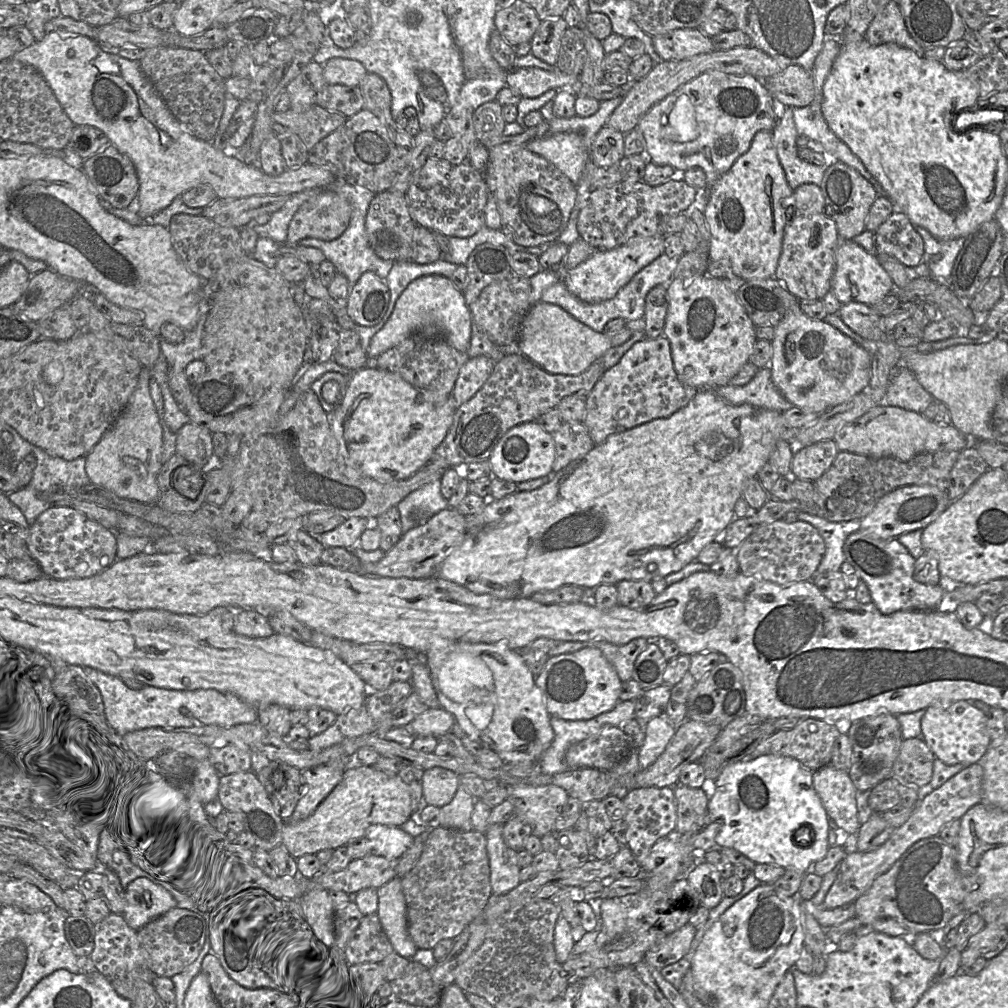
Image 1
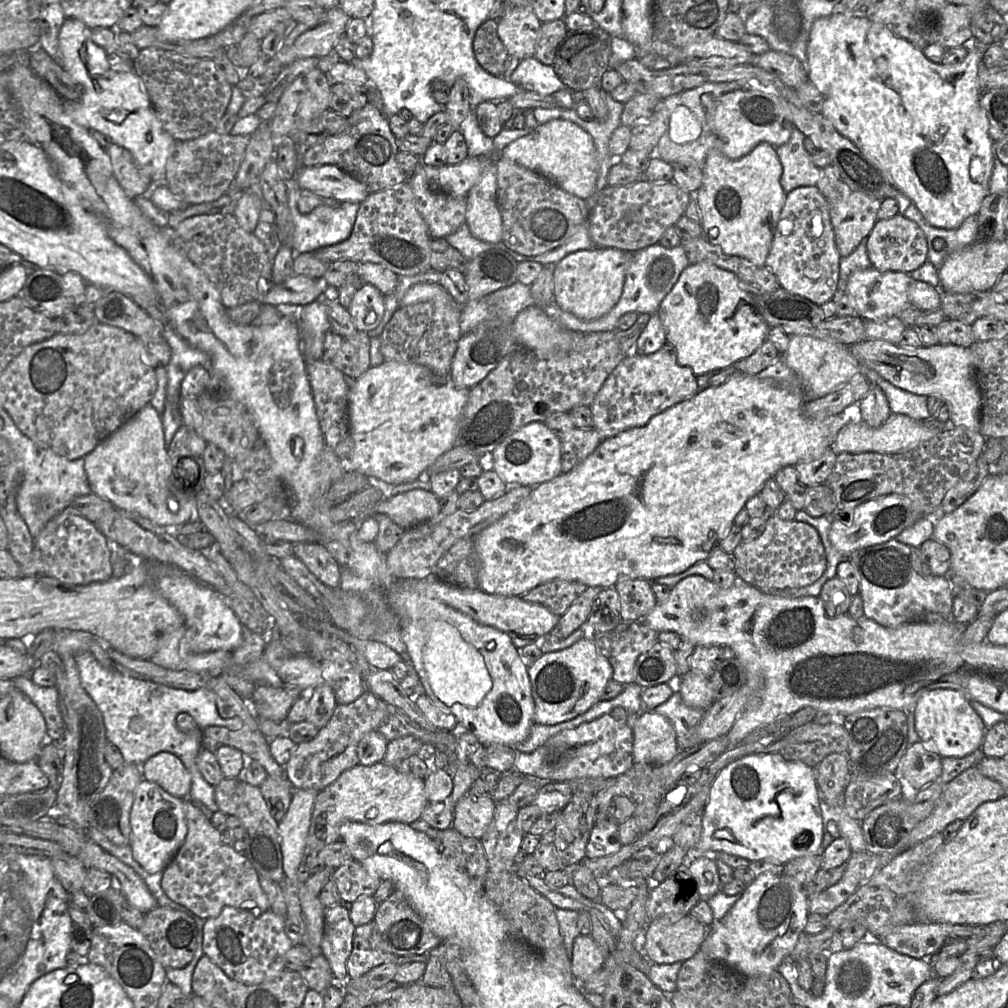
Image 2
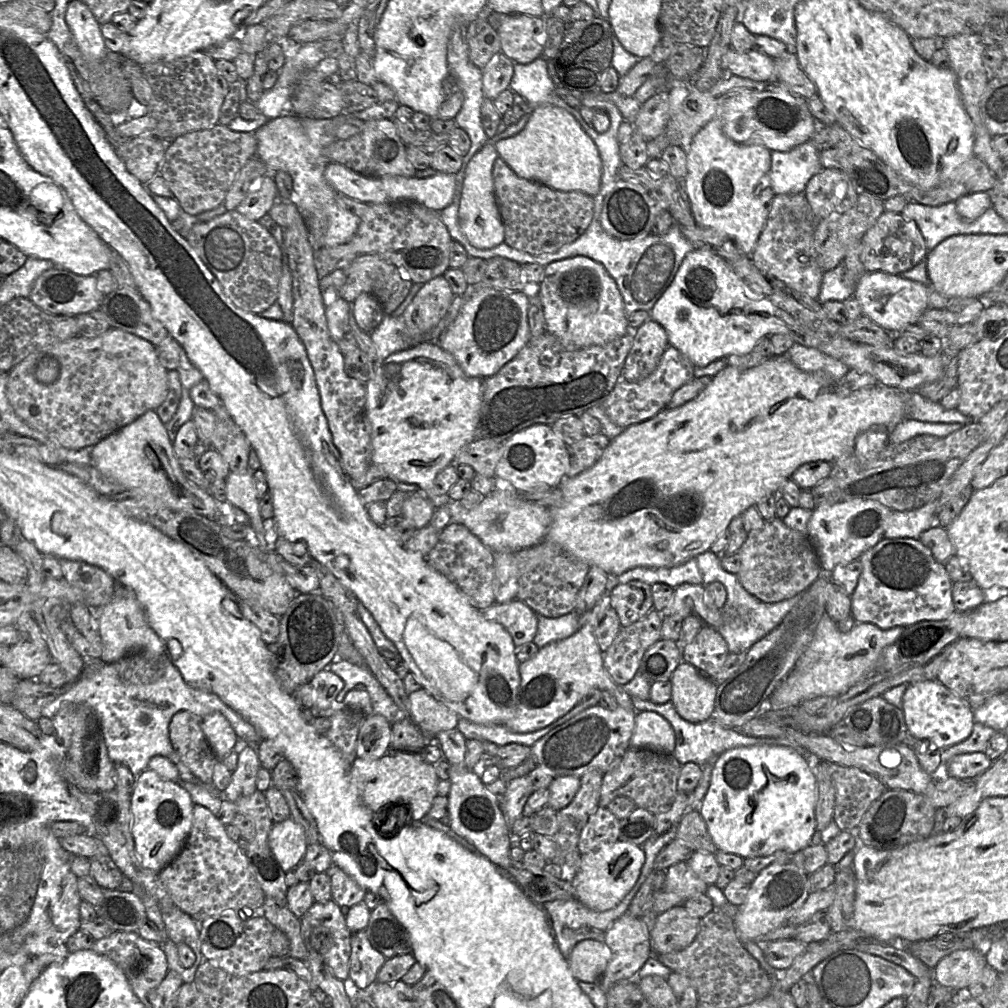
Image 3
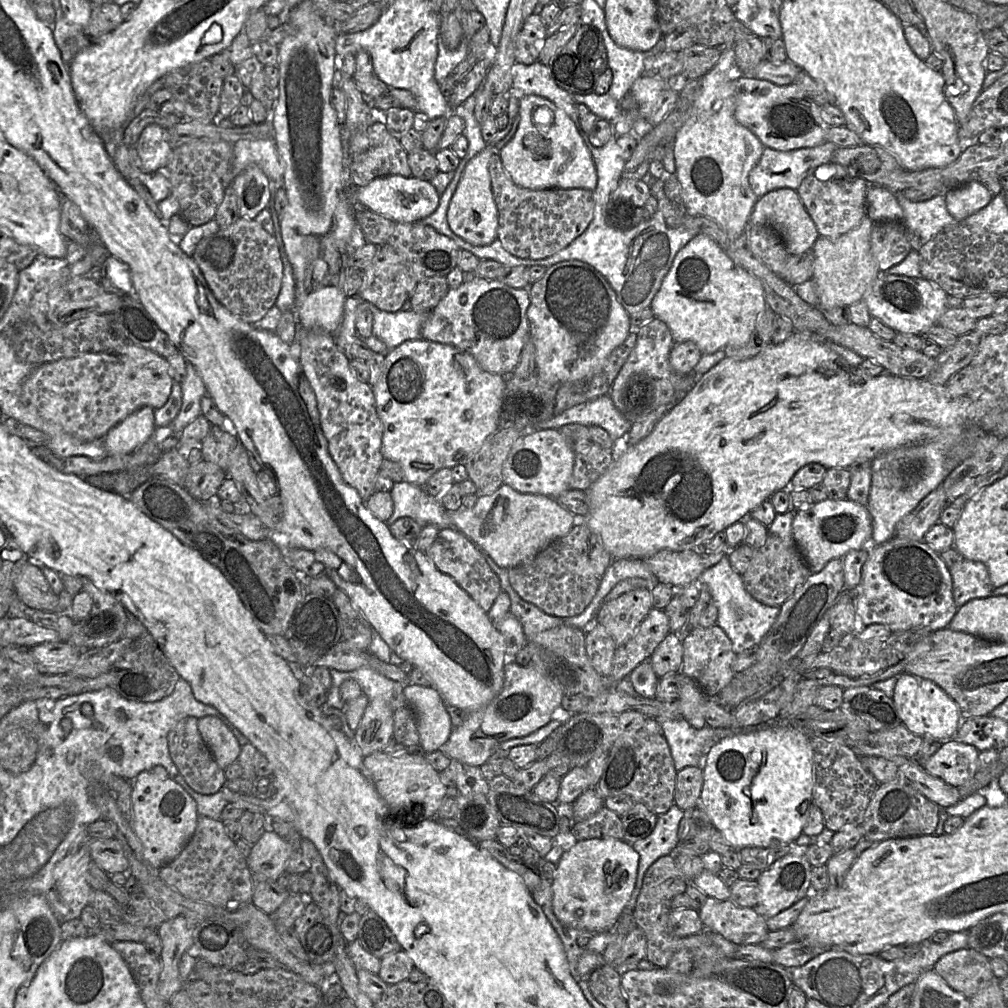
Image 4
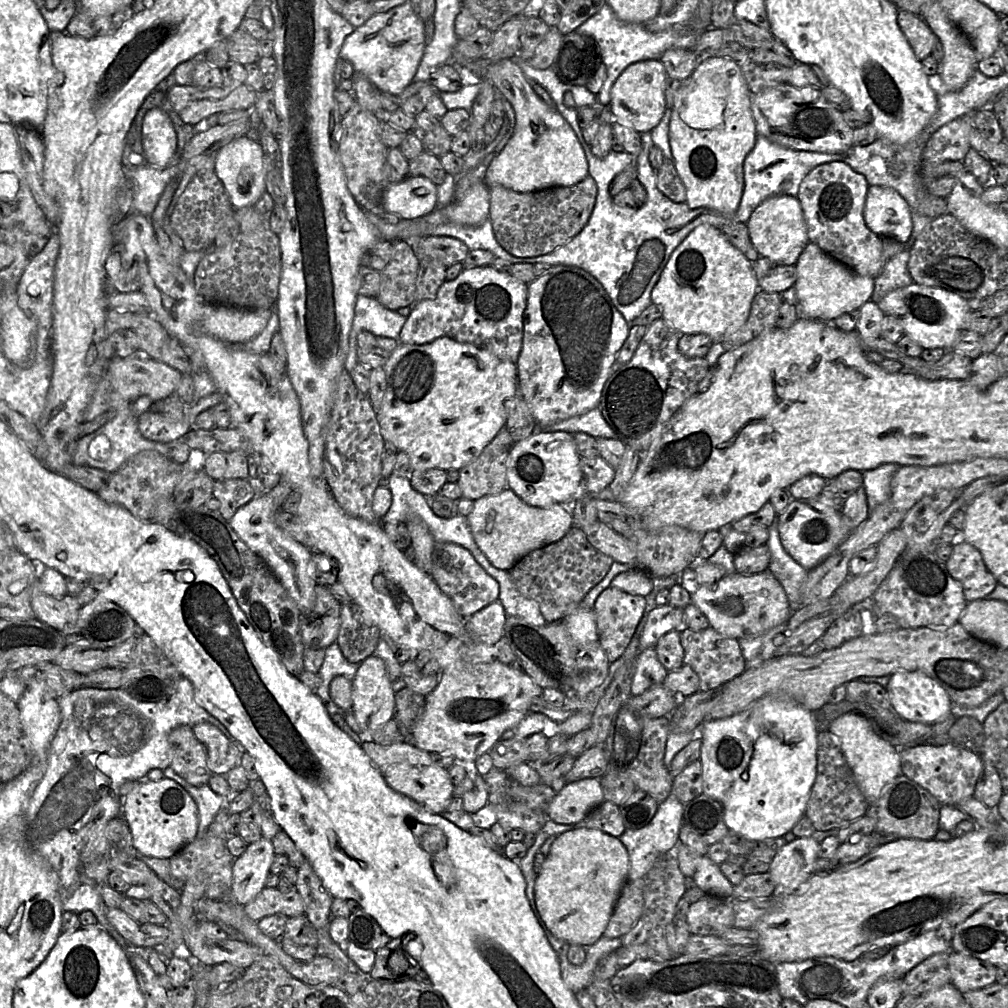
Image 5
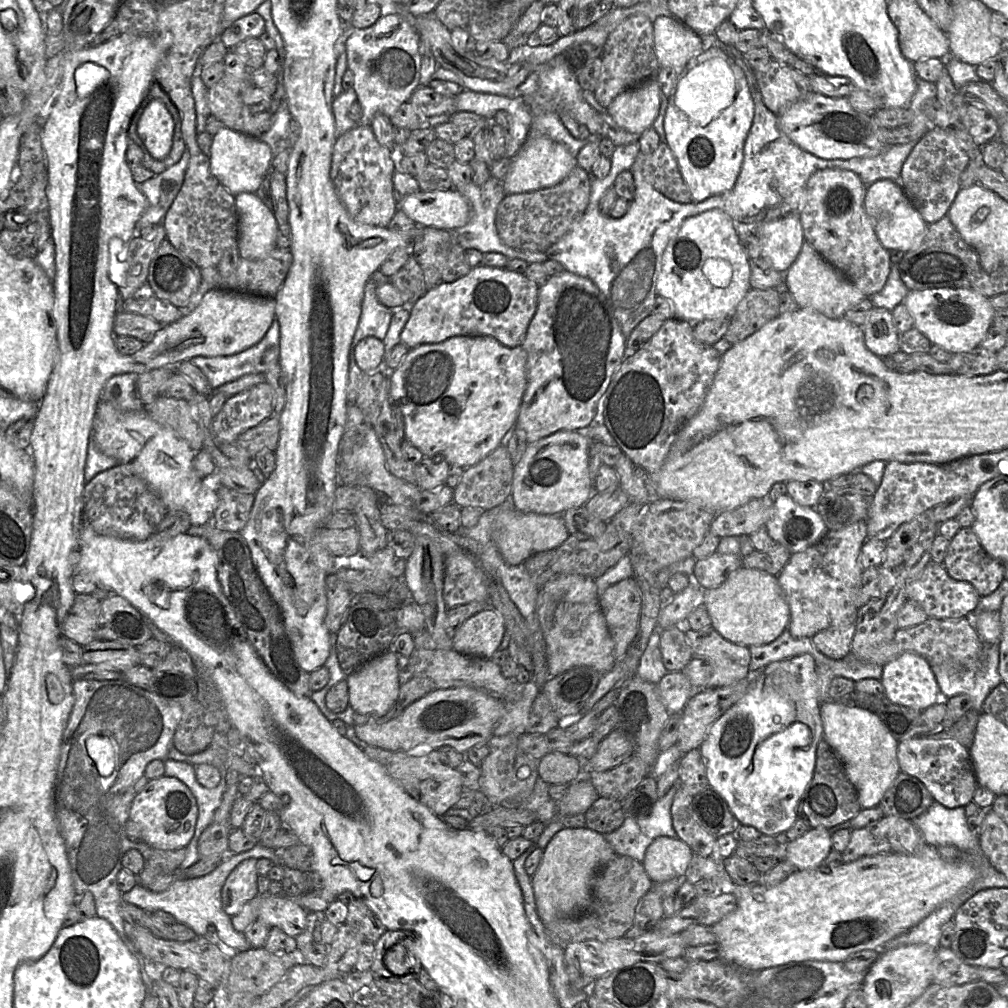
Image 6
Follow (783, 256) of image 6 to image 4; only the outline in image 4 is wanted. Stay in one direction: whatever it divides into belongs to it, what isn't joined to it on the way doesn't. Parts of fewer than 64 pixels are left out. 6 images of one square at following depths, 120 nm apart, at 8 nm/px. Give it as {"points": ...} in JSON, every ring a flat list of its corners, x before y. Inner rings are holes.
{"points":[[788,188,773,190,760,197,751,212,749,225,767,226,773,229,781,237,791,256,811,250,819,236,817,228,797,191]]}

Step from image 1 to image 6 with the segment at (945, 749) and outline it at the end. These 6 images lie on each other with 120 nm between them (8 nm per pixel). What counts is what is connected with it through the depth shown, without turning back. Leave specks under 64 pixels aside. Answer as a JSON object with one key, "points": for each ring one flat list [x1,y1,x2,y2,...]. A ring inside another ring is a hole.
{"points":[[904,652,886,663,881,682,889,700,917,710,923,711,942,698,929,663,913,652]]}

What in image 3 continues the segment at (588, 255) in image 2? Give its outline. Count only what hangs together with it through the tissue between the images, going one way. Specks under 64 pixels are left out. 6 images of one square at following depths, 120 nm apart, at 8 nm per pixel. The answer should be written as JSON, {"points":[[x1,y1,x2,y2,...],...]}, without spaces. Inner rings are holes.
{"points":[[583,256,550,263,537,286,543,306,545,332,556,336,567,350,602,345,627,334,628,322,623,298,605,267]]}

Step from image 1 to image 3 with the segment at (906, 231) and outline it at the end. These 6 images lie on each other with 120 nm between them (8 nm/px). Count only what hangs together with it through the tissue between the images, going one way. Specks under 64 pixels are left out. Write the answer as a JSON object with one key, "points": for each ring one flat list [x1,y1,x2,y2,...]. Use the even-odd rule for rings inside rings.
{"points":[[884,211,861,239,861,261,866,272,884,272,900,275,915,267,922,260,925,260,927,254,926,242,918,225,913,219,904,218,901,213]]}

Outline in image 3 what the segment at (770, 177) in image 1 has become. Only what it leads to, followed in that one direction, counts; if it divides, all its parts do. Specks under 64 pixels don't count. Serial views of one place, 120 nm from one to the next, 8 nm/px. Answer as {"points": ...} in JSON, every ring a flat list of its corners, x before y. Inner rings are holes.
{"points":[[711,120,694,136,687,153,687,174,681,185,688,195,692,216,697,225,712,229,730,239,740,251,749,256,766,224,775,193,771,187,771,151,759,145,740,144,723,131,719,120]]}

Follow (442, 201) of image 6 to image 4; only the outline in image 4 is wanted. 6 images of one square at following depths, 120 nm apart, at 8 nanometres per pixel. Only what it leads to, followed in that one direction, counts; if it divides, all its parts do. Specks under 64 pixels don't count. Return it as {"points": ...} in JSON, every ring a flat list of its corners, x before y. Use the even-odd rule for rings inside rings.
{"points":[[393,174,377,177,365,186,355,187,354,196,362,207,396,223,412,223,429,216,438,207,441,195,430,181]]}

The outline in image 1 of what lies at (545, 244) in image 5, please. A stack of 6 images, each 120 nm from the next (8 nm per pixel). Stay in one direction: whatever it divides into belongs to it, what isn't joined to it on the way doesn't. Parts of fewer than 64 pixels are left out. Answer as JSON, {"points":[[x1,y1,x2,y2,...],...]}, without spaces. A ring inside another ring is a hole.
{"points":[[503,143,489,149,483,177,489,196,497,203,501,231,510,240,524,247,535,247,559,239,576,205,577,189,554,164,529,151,526,145]]}

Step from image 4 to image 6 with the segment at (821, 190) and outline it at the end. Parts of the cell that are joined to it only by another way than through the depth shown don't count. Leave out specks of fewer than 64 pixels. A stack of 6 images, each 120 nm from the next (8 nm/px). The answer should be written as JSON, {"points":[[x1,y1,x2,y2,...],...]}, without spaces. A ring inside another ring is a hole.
{"points":[[839,168,816,171,806,183,800,221,805,241,865,296,871,297,884,287,892,264,889,250,878,240,866,215,866,188,852,171]]}

